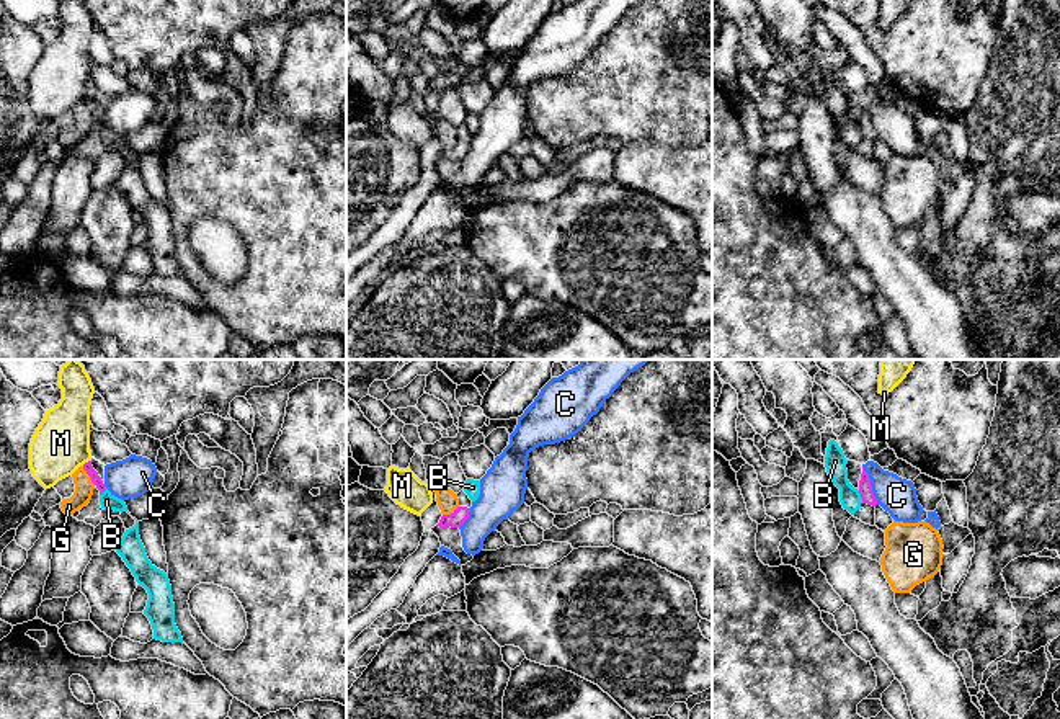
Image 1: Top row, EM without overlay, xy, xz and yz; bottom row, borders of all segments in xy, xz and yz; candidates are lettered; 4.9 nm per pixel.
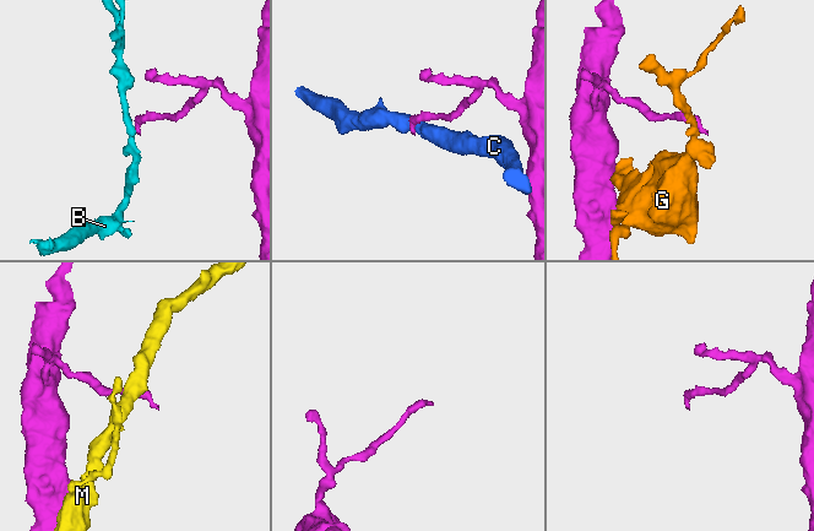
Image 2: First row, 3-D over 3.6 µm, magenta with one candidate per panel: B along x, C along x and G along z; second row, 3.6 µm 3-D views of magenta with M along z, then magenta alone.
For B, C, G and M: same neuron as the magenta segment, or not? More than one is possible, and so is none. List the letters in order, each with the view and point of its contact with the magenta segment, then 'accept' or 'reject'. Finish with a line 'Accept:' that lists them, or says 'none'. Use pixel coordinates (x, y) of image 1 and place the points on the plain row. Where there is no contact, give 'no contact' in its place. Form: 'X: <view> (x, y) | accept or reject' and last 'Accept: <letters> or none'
B: yz (861, 131) | reject
C: yz (871, 120) | reject
G: xy (89, 108) | reject
M: xy (85, 97) | reject
Accept: none

